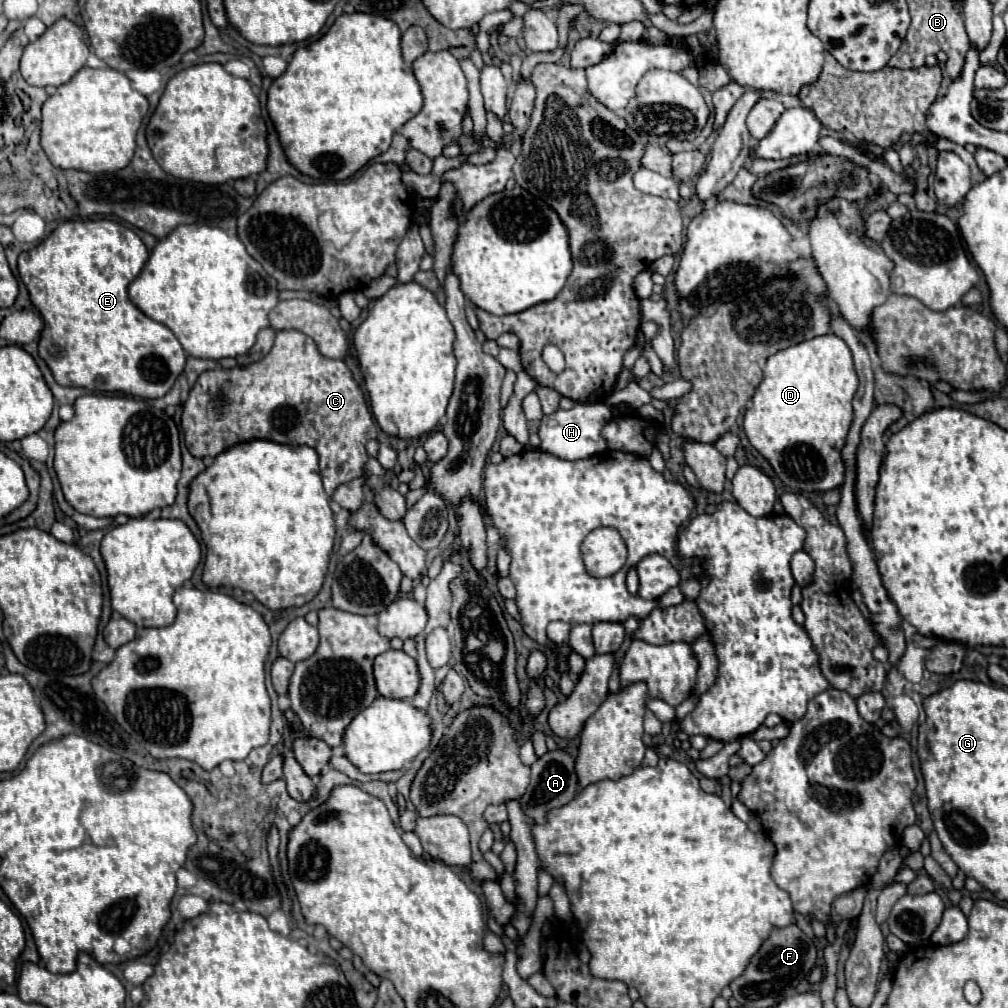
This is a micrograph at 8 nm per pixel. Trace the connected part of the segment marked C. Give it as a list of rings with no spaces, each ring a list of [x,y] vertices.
[[[280,330],[274,338],[272,350],[260,362],[254,362],[250,366],[236,366],[230,370],[216,368],[202,372],[198,382],[190,390],[182,410],[182,430],[186,438],[186,448],[196,458],[216,458],[234,444],[250,440],[270,440],[286,446],[312,446],[320,456],[320,474],[324,490],[330,498],[340,484],[360,478],[368,462],[366,442],[370,438],[376,438],[374,424],[370,420],[372,414],[368,410],[364,392],[360,390],[346,362],[322,356],[314,340],[300,330]]]

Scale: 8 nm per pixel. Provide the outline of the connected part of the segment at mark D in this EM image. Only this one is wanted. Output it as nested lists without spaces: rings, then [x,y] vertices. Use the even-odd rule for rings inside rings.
[[[836,334],[816,336],[772,354],[764,366],[764,380],[756,388],[752,408],[744,414],[744,432],[750,444],[770,462],[776,476],[800,492],[820,492],[838,488],[846,476],[842,448],[854,420],[852,398],[858,390],[858,376],[850,348]]]

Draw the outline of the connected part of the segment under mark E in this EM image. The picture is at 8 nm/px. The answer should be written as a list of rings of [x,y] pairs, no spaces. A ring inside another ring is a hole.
[[[66,220],[44,242],[20,254],[18,274],[44,320],[38,342],[40,356],[60,386],[82,386],[92,392],[124,392],[152,400],[162,398],[182,374],[186,352],[174,332],[148,318],[128,296],[130,284],[140,276],[148,258],[150,254],[136,232],[114,220]],[[52,346],[60,350],[60,358],[50,354]]]

